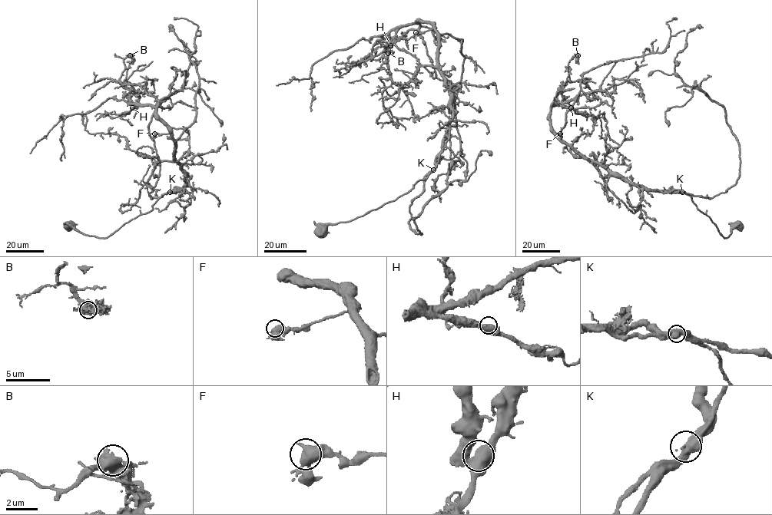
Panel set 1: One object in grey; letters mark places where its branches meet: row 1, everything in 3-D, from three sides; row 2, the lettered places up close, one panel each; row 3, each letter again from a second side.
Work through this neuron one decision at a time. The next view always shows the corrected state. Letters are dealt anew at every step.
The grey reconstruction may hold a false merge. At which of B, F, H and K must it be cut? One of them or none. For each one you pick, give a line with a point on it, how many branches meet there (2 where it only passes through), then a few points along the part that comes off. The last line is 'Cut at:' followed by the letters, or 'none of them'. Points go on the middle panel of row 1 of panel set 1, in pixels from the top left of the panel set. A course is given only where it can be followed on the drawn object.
Cut at: none of them

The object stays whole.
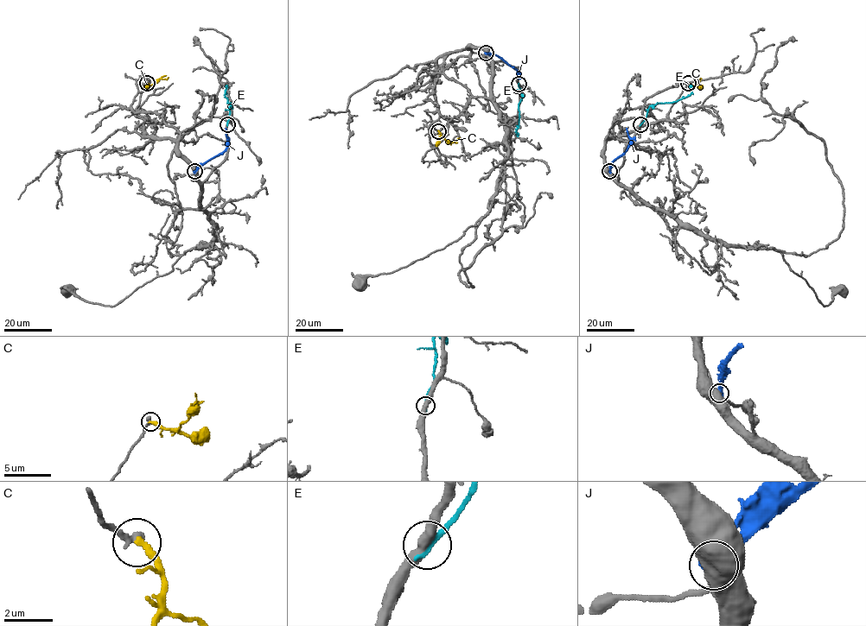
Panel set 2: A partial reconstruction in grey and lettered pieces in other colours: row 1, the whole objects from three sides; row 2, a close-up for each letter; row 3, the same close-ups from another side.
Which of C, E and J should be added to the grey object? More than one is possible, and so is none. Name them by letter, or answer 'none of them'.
none of them

